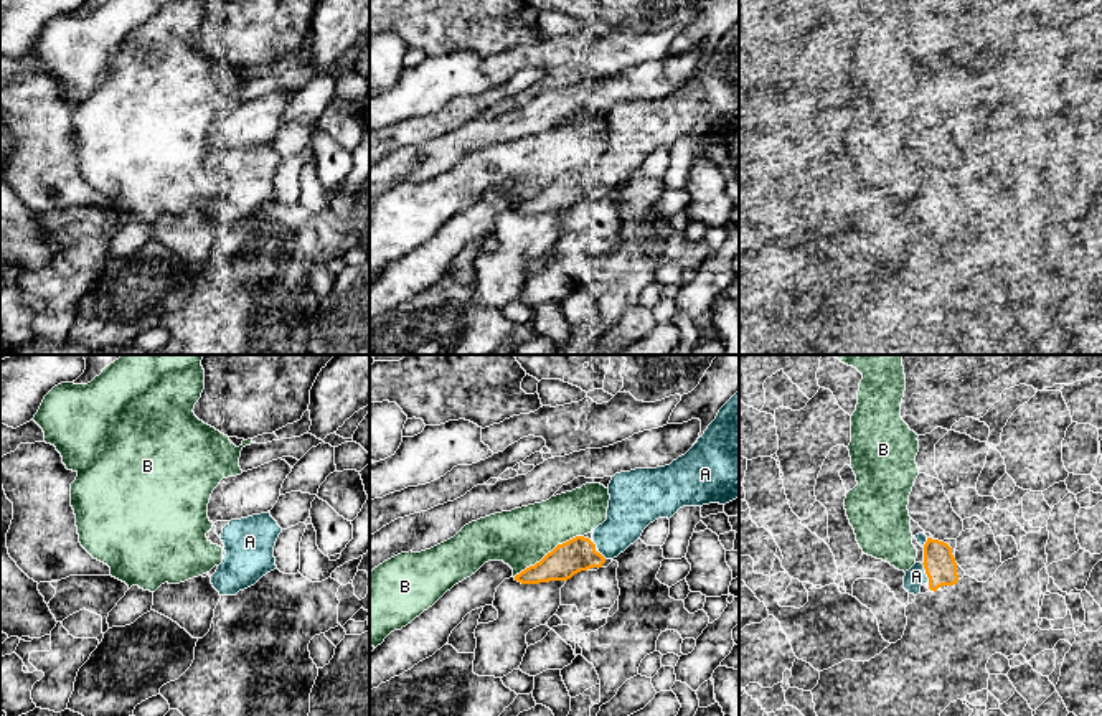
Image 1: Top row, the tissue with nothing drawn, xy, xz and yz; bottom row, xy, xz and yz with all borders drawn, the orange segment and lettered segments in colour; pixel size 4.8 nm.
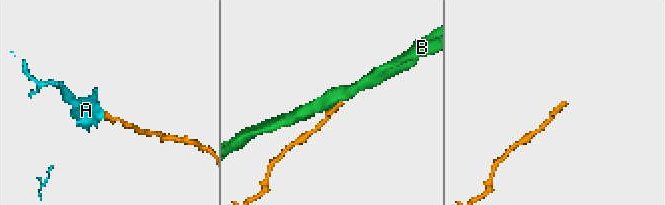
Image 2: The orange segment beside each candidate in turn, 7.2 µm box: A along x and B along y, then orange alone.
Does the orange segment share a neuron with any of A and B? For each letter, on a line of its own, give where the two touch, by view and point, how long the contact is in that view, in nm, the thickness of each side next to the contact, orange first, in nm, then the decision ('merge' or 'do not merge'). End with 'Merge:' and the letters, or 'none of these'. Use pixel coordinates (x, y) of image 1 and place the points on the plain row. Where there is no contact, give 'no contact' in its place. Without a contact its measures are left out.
A: yz (926, 203) | 120 nm | 160/100 nm | merge
B: xz (548, 183) | 400 nm | 160/280 nm | do not merge
Merge: A

